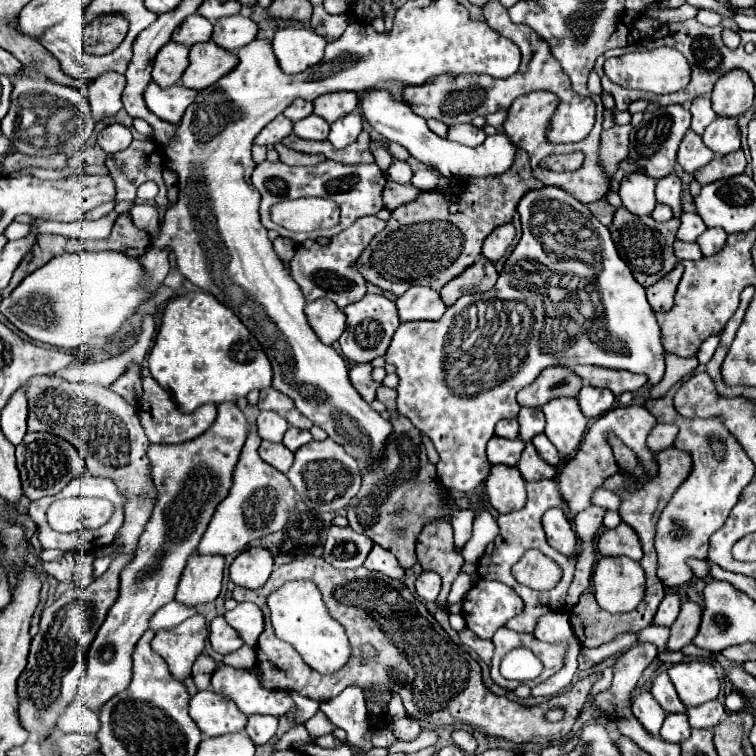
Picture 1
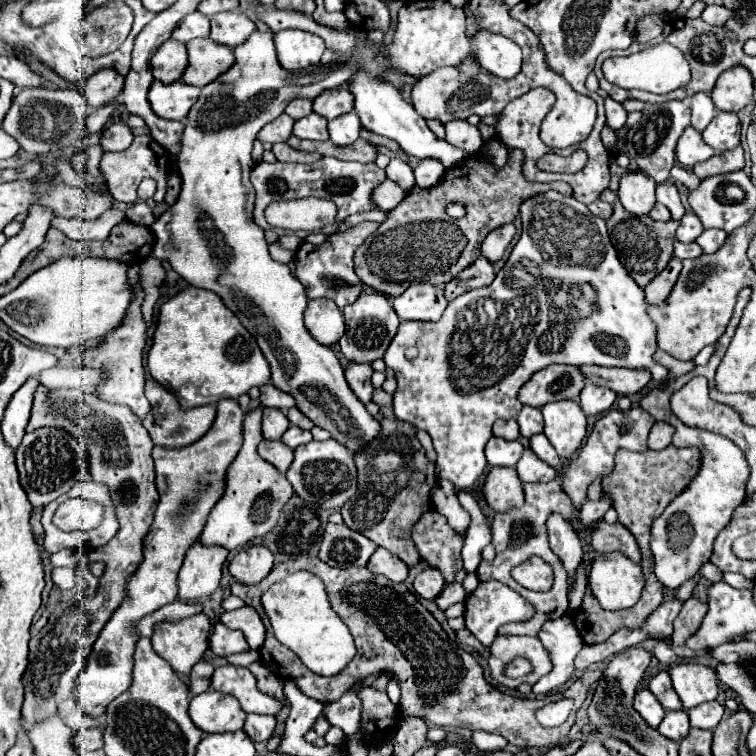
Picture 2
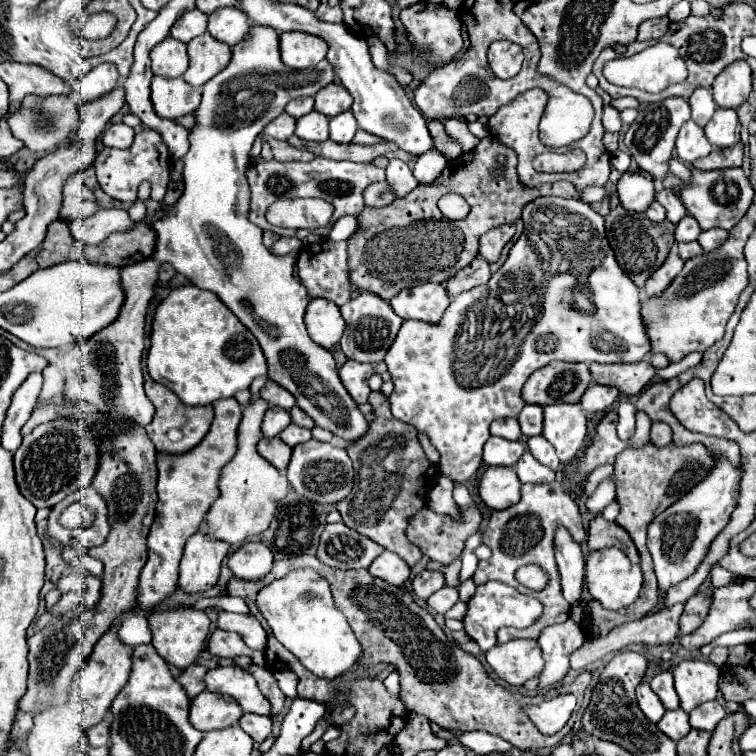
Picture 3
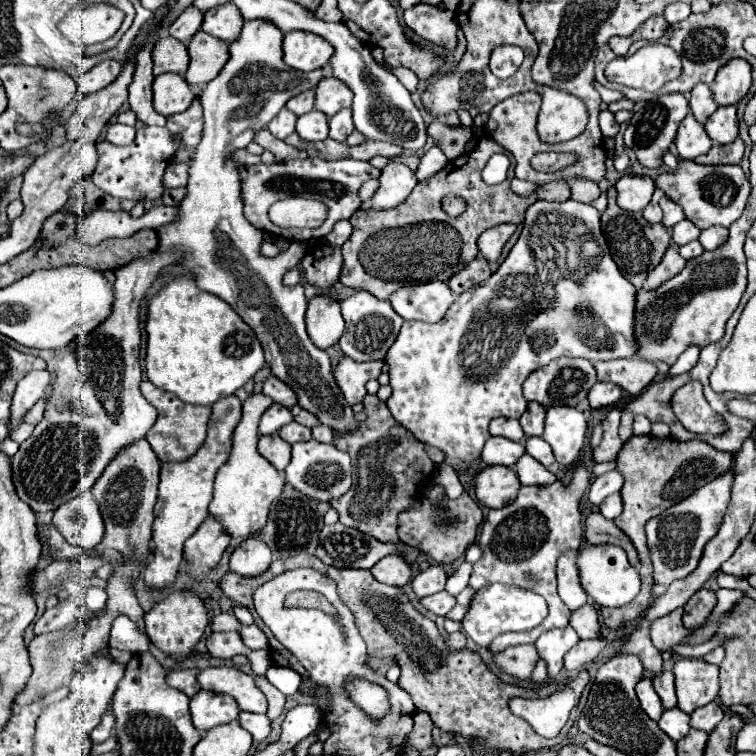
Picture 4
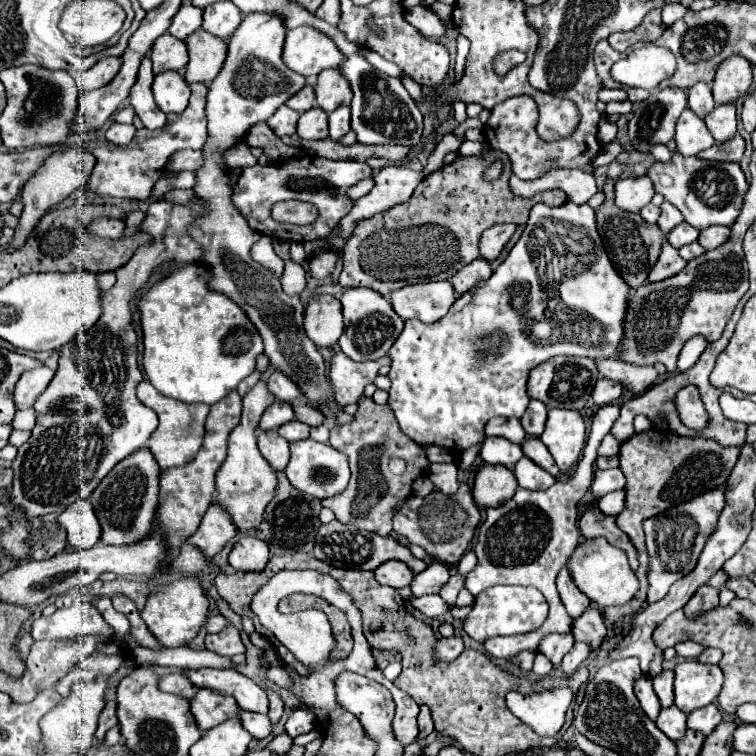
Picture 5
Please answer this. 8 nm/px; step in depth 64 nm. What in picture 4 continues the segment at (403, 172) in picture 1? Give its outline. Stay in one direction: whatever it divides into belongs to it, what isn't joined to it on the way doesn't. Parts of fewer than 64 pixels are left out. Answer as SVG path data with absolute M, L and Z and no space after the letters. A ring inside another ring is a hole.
M392 160L382 170L378 182L380 188L368 202L362 202L360 210L386 210L402 204L410 196L410 190L418 184L418 178L408 166Z

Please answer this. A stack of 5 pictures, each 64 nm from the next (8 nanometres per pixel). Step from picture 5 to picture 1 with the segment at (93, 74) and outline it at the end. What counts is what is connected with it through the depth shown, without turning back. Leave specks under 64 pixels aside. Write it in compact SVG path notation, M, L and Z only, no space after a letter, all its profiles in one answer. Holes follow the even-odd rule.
M106 72L88 82L88 100L92 106L92 118L104 120L114 116L122 108L122 90L126 86L126 76L118 72Z

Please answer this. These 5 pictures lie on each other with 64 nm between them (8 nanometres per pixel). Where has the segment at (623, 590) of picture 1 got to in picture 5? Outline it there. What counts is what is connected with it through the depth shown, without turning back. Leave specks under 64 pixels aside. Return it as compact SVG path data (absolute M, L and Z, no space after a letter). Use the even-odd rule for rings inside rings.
M592 538L592 540L580 542L574 548L572 556L568 558L566 566L568 566L568 572L574 580L574 584L578 586L578 590L582 594L586 594L598 608L622 606L628 600L632 600L632 596L638 590L638 580L628 566L626 554L620 548L610 546L608 540L604 540L604 538Z

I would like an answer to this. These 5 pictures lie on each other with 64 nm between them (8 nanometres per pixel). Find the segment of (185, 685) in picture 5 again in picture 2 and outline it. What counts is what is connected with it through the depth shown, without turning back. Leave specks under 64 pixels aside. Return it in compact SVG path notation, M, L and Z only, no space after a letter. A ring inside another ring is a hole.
M204 660L194 664L194 668L190 670L190 686L188 686L190 696L196 696L196 694L202 694L204 690L208 690L208 686L210 686L208 680L210 680L212 672L214 672L214 666Z

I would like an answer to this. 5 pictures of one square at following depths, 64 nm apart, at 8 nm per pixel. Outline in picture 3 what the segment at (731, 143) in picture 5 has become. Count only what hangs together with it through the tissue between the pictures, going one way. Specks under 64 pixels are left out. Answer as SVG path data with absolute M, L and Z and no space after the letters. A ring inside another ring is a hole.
M742 142L730 146L730 148L714 148L710 156L698 158L694 162L700 170L720 170L720 168L734 168L742 166Z

